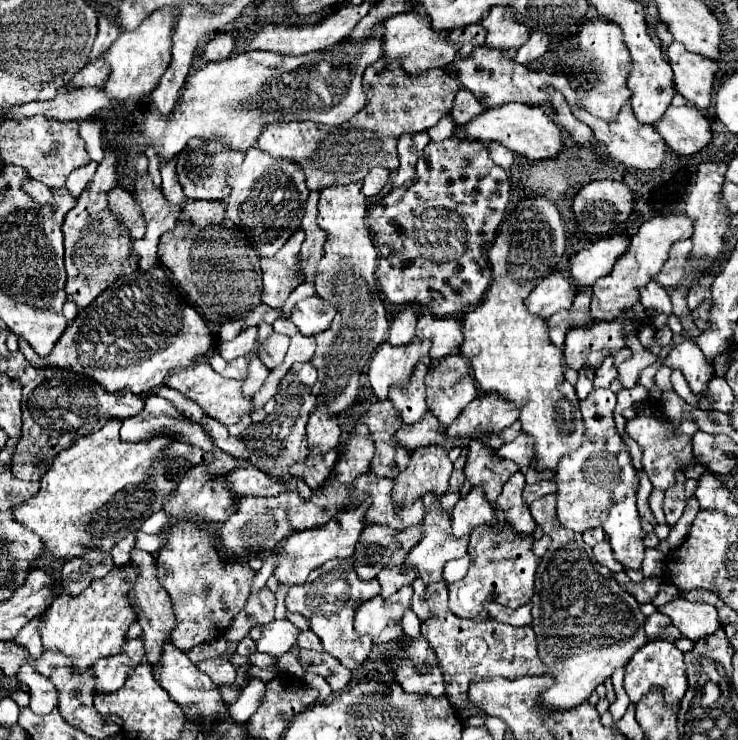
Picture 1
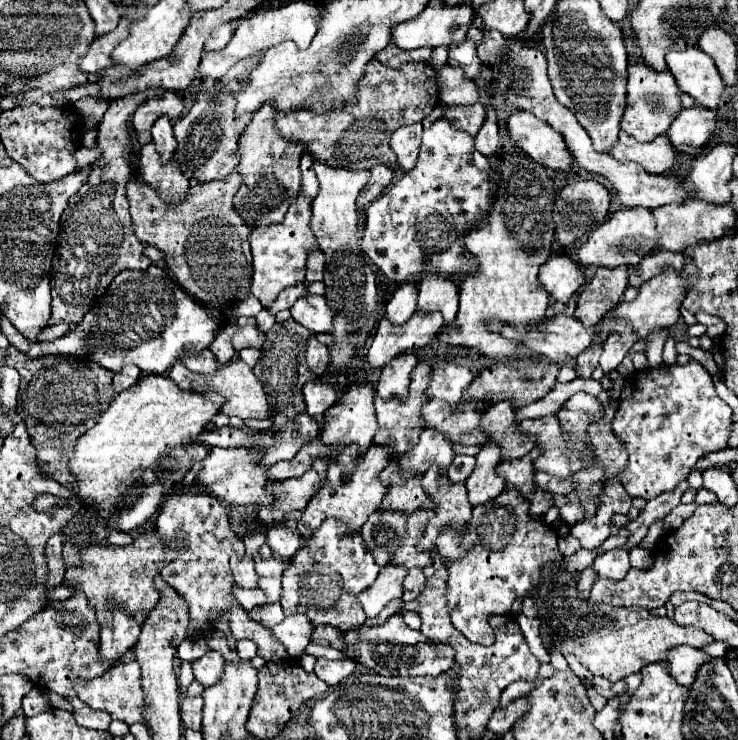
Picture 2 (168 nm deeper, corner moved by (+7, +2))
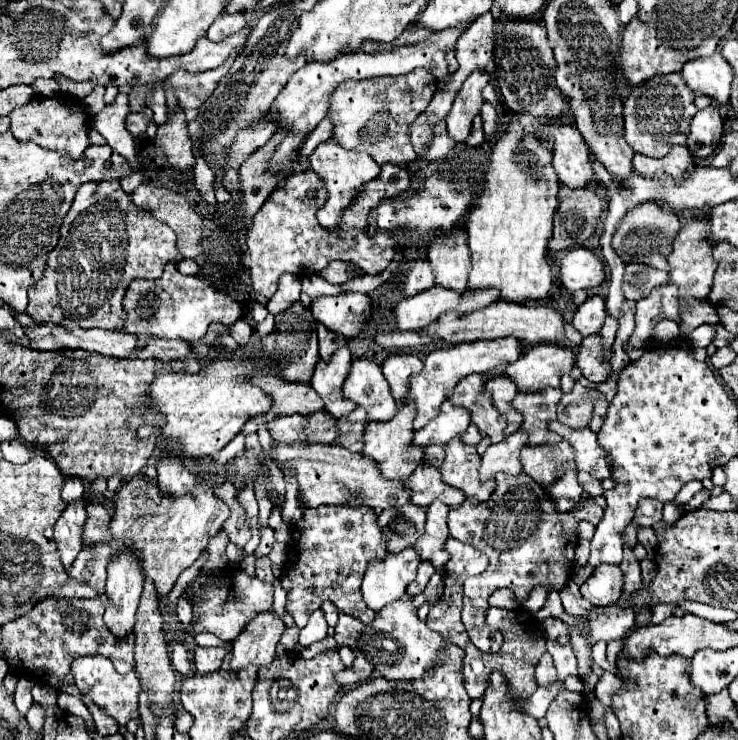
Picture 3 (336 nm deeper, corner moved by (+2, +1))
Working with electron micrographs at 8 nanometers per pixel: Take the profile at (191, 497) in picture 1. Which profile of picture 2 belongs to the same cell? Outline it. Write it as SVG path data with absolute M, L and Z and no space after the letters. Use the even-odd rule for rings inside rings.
M211 449L209 455L201 461L201 471L195 477L199 489L209 491L209 495L217 497L229 505L253 505L253 503L267 503L271 495L265 491L267 479L263 477L263 469L255 461L261 457L259 449Z

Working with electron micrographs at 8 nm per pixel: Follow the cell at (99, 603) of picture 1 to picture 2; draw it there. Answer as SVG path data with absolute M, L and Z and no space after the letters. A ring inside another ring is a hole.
M157 531L137 535L135 541L127 547L115 547L115 545L91 545L91 549L83 549L83 567L81 569L67 569L63 583L71 589L73 595L83 593L95 611L99 627L111 625L113 611L109 607L109 599L115 601L115 607L127 615L135 615L139 611L151 611L155 607L155 601L159 599L159 591L153 585L153 577L159 575L159 569L163 569L163 561L171 561L177 551L163 549L163 543L159 541Z

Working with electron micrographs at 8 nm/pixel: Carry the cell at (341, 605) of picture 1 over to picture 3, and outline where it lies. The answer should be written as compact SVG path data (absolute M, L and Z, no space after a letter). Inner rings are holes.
M298 494L298 504L302 510L302 520L292 528L292 538L288 542L288 560L284 564L282 588L288 594L286 610L301 629L314 610L322 606L324 600L334 602L334 606L370 624L378 614L372 612L360 592L364 570L368 560L382 558L386 554L386 538L378 526L378 514L368 506L318 506L310 508Z

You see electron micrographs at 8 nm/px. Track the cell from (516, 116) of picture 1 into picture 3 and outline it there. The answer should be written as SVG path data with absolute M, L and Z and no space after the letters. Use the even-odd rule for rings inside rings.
M542 126L538 136L554 140L554 168L560 184L568 188L586 188L594 180L590 148L574 126Z

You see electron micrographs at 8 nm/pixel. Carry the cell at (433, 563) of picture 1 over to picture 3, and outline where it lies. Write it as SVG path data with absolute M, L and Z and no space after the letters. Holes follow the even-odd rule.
M454 438L446 446L446 460L440 468L442 480L450 486L462 488L468 498L476 498L478 502L488 500L496 490L496 480L482 482L480 480L480 456L474 446L464 444L460 438Z

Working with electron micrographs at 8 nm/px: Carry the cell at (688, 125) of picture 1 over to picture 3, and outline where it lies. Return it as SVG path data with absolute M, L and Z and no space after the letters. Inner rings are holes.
M716 106L698 110L690 124L688 148L696 158L708 158L714 154L722 136L722 118Z

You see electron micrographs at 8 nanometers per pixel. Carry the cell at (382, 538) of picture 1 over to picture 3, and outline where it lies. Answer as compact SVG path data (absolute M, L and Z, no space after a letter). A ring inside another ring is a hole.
M414 504L382 510L378 514L378 524L388 538L388 550L414 546L416 540L424 534L426 510Z

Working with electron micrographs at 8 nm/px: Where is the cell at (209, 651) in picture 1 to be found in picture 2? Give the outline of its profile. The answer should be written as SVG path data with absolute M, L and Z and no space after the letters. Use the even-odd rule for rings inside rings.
M181 661L179 663L179 683L181 683L181 693L185 693L185 689L189 687L189 683L193 681L193 669L191 669L191 661Z

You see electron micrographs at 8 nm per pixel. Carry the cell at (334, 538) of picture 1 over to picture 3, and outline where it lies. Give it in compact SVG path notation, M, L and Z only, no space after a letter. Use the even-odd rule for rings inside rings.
M408 400L408 402L398 406L398 412L392 420L388 420L388 422L370 422L368 428L366 428L366 434L364 434L366 446L364 446L362 452L372 456L378 462L384 478L388 478L388 480L408 480L412 470L422 462L424 452L422 452L422 448L414 446L414 442L412 442L414 416L416 416L414 402Z

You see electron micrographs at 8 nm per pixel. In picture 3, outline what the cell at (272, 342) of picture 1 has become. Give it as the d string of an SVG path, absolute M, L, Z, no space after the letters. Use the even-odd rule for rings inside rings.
M238 318L238 320L234 322L234 326L228 328L228 330L230 330L232 338L234 338L240 346L248 344L248 340L250 340L250 336L252 336L252 326L246 322L246 318Z

